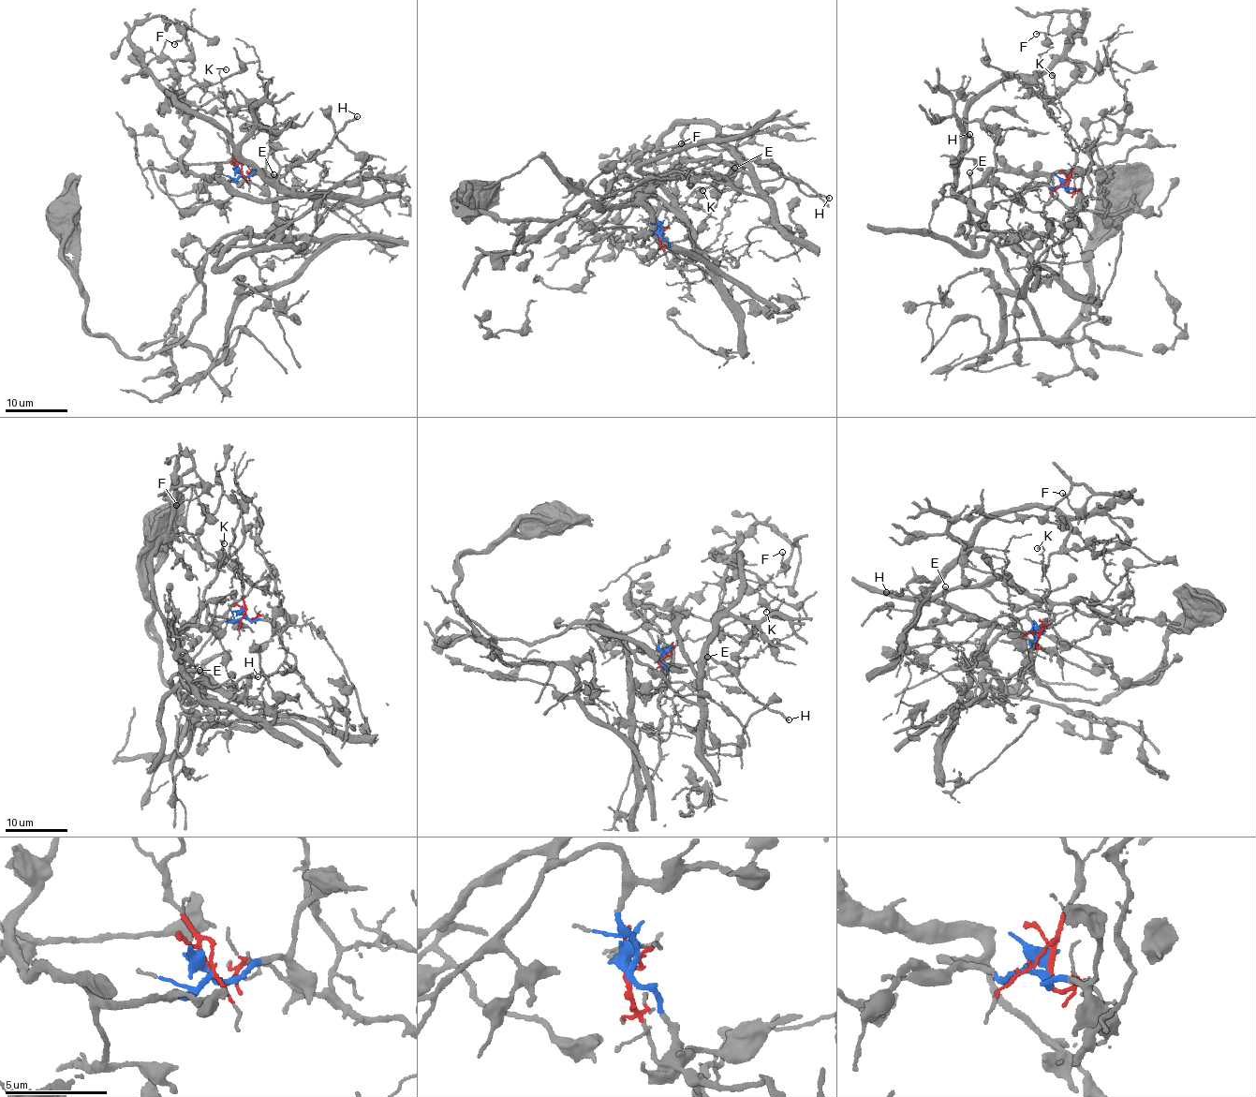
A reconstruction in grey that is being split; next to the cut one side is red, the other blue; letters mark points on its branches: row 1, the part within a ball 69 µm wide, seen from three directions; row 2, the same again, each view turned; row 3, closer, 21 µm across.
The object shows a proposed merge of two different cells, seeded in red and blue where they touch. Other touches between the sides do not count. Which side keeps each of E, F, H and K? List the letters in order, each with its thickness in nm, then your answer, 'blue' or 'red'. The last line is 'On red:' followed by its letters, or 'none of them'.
E: calibre 300 nm; blue
F: calibre 120 nm; blue
H: calibre 240 nm; blue
K: calibre 160 nm; red
On red: K

